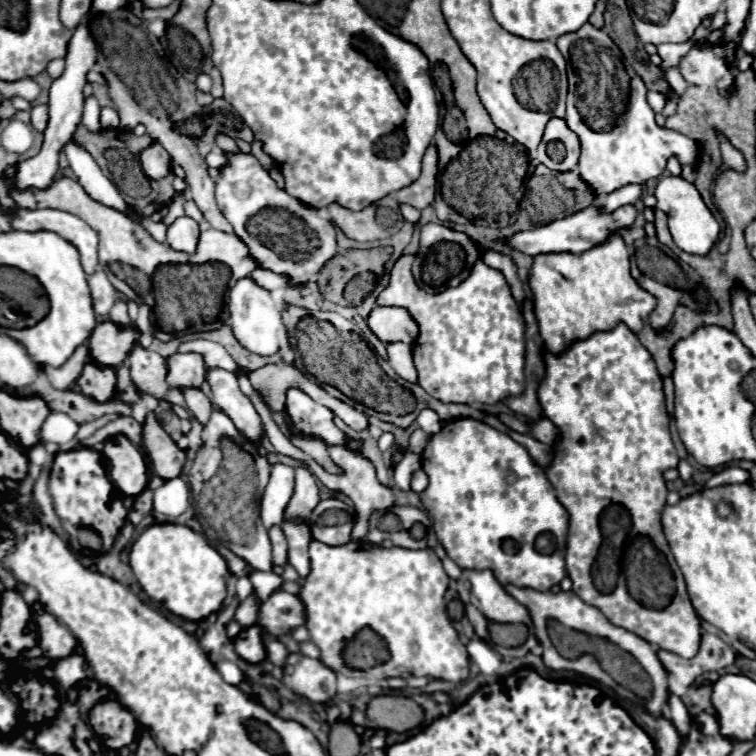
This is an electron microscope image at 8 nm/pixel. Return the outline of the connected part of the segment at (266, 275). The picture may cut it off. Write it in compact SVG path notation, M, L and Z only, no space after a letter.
M255 270L251 274L251 278L255 278L255 282L259 282L259 286L267 288L267 290L275 290L275 288L289 288L287 278L283 278L281 274L271 274L269 270Z

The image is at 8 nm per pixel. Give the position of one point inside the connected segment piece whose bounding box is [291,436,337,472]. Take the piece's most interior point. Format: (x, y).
(312, 446)

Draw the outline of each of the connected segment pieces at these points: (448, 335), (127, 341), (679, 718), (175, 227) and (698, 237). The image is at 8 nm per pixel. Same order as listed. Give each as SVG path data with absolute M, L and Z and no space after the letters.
M405 254L405 256L401 256L401 258L393 264L391 274L389 274L389 276L391 276L391 278L389 278L389 284L387 284L385 290L377 296L377 306L399 306L399 308L405 308L405 310L411 314L411 318L417 322L417 326L419 326L419 336L417 336L417 340L415 340L415 344L413 344L413 348L411 348L411 354L413 354L413 362L415 362L415 368L417 368L417 374L419 374L419 386L421 386L427 394L431 394L433 398L437 398L437 400L441 400L441 402L459 402L459 404L467 404L467 406L473 406L473 408L491 406L491 404L497 404L497 402L501 402L501 400L507 400L509 396L519 396L519 394L523 392L523 386L525 386L525 374L523 374L523 370L525 370L525 318L523 318L523 312L521 312L519 306L517 306L517 300L515 300L513 294L511 294L511 288L509 288L505 276L503 276L499 270L487 266L487 264L479 258L479 260L475 260L475 264L473 264L469 276L467 276L457 288L445 288L445 290L441 290L441 292L427 292L427 290L423 290L423 288L415 282L415 278L413 278L413 274L411 274L411 264L413 264L413 260L415 260L415 254Z
M101 322L89 336L91 362L107 368L119 366L137 344L139 332L133 328L119 328L113 322Z
M671 694L669 696L669 702L667 702L667 710L665 710L665 718L675 726L675 730L677 730L677 734L681 736L681 738L685 738L687 736L687 732L689 732L689 722L691 722L691 718L689 718L689 712L687 712L687 708L685 708L685 704L681 702L681 698L677 698L675 694Z
M189 216L177 218L167 228L167 244L173 250L191 252L197 246L197 238L199 238L199 224L193 218L189 218Z
M669 176L669 178L661 178L661 182L657 184L655 198L657 198L657 208L663 210L669 218L669 232L675 244L687 254L697 254L697 256L709 254L709 250L713 248L719 236L719 224L705 206L697 188L691 182L683 180L681 176Z

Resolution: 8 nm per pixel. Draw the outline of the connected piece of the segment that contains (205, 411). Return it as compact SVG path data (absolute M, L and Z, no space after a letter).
M195 388L183 390L183 396L185 396L187 408L191 410L191 414L205 426L207 420L209 420L209 416L211 416L211 412L213 412L209 398L201 390L195 390Z

